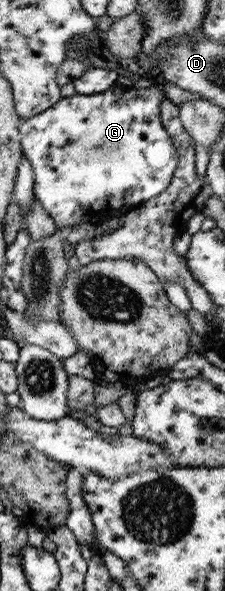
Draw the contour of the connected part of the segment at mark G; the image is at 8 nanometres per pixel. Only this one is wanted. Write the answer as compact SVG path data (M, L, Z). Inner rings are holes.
M115 82L103 92L83 95L73 94L67 97L60 97L55 104L49 106L38 112L35 116L22 119L18 124L19 142L21 147L22 156L24 156L30 163L33 174L32 193L35 200L41 204L41 208L45 208L45 212L49 214L50 218L54 220L54 225L67 226L69 228L77 226L77 224L87 224L87 222L99 222L99 220L117 219L125 212L133 210L137 204L149 200L163 192L170 184L173 171L176 167L177 153L175 147L171 144L169 135L161 126L159 120L159 103L165 97L162 84L153 82L153 86L149 88L133 88L129 86L120 86Z

